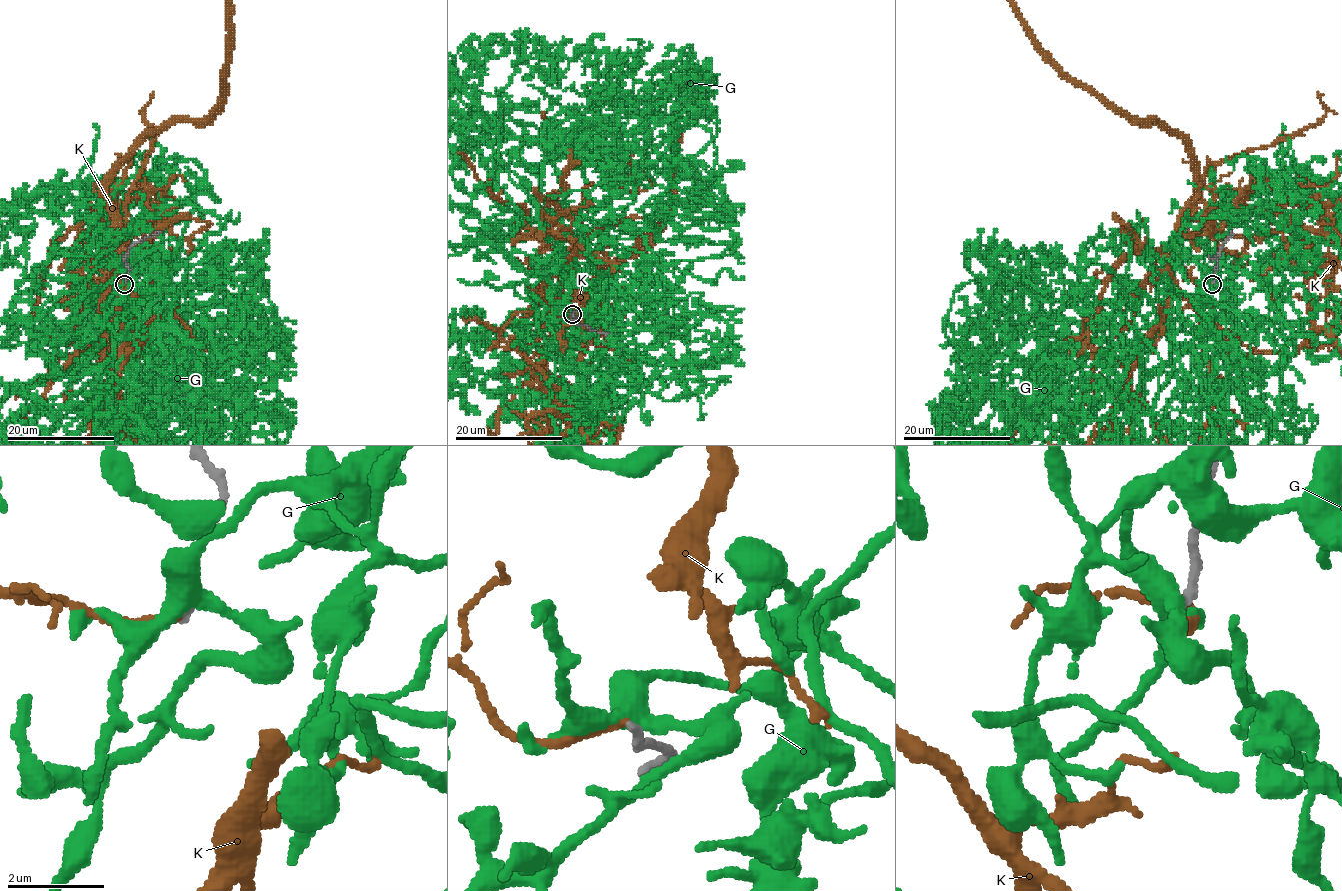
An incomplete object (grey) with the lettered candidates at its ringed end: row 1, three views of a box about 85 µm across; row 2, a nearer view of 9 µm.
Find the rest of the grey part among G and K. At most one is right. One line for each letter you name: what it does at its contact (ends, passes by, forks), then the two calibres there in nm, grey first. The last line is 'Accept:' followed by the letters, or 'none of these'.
Accept: none of these

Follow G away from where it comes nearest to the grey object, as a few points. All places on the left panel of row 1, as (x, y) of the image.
G: (125, 282), (103, 305), (67, 266), (91, 220), (126, 290), (114, 331)

